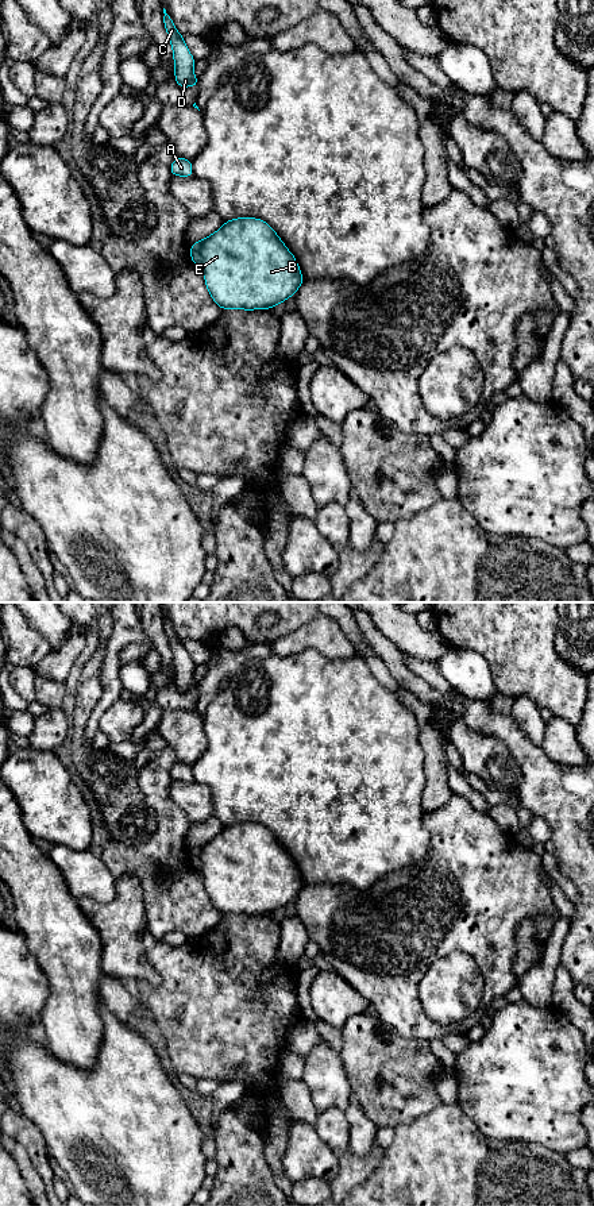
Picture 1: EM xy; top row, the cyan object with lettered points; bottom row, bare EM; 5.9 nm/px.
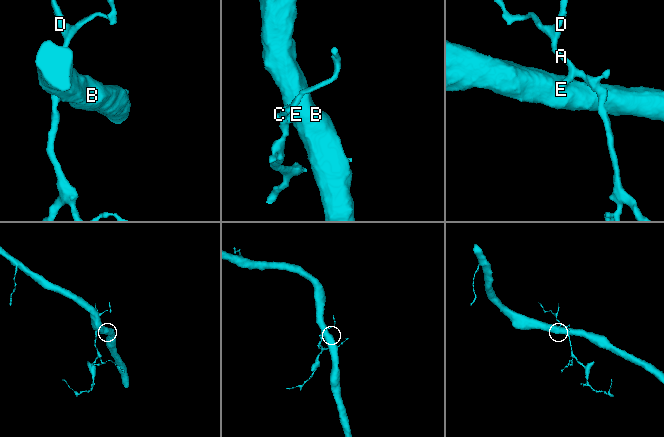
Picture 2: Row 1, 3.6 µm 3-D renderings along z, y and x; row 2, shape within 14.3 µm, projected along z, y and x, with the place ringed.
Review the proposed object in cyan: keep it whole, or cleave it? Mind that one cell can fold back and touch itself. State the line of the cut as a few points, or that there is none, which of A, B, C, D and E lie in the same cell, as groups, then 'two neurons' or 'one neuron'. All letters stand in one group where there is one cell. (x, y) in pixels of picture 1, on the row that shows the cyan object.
cut xy (204, 239), (200, 247), (199, 264); groups A C D / B E; two neurons

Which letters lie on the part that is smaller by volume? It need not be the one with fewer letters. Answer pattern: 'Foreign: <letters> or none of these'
Foreign: A, C, D

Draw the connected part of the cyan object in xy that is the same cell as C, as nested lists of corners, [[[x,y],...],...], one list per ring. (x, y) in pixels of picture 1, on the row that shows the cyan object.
[[[165,8],[163,14],[165,28],[173,47],[176,82],[181,88],[197,86],[198,78],[193,73],[196,59],[192,57],[188,46],[185,45],[184,36],[177,31],[171,18],[166,14]]]

